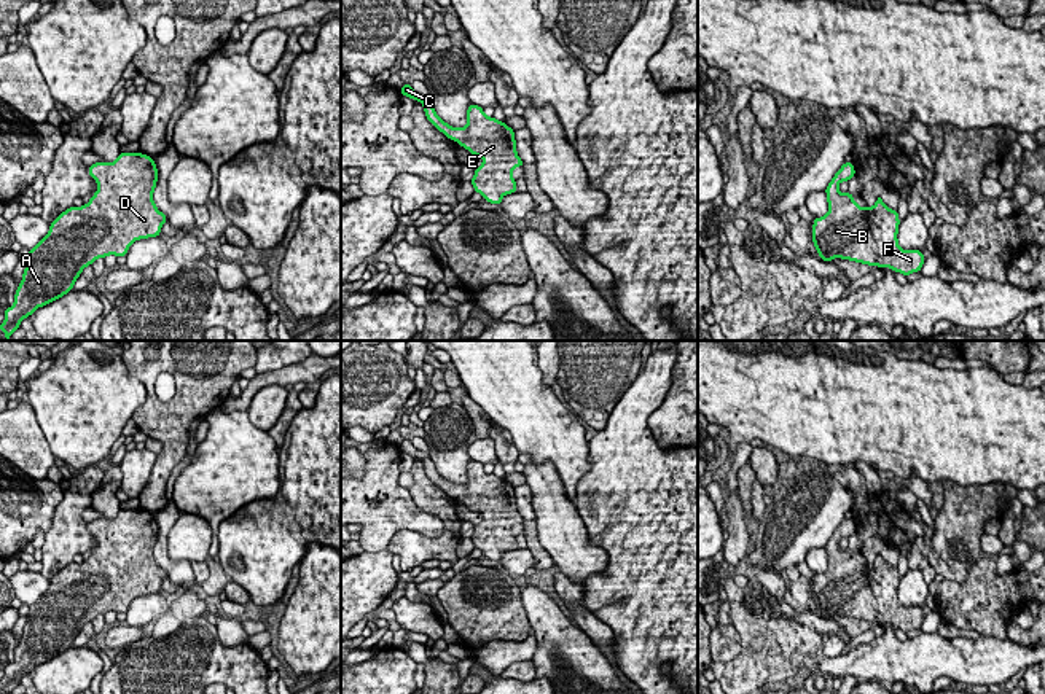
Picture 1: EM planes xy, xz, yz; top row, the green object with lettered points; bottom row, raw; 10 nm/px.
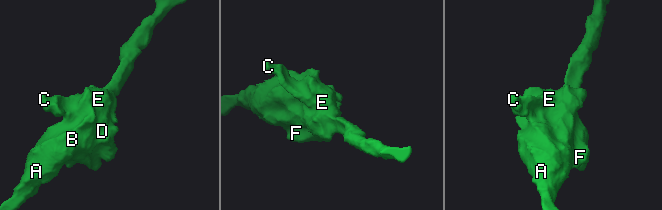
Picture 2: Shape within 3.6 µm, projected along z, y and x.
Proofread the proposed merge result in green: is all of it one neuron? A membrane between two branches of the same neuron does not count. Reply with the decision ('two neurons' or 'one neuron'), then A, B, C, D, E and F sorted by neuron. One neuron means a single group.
one neuron; A B C D E F

